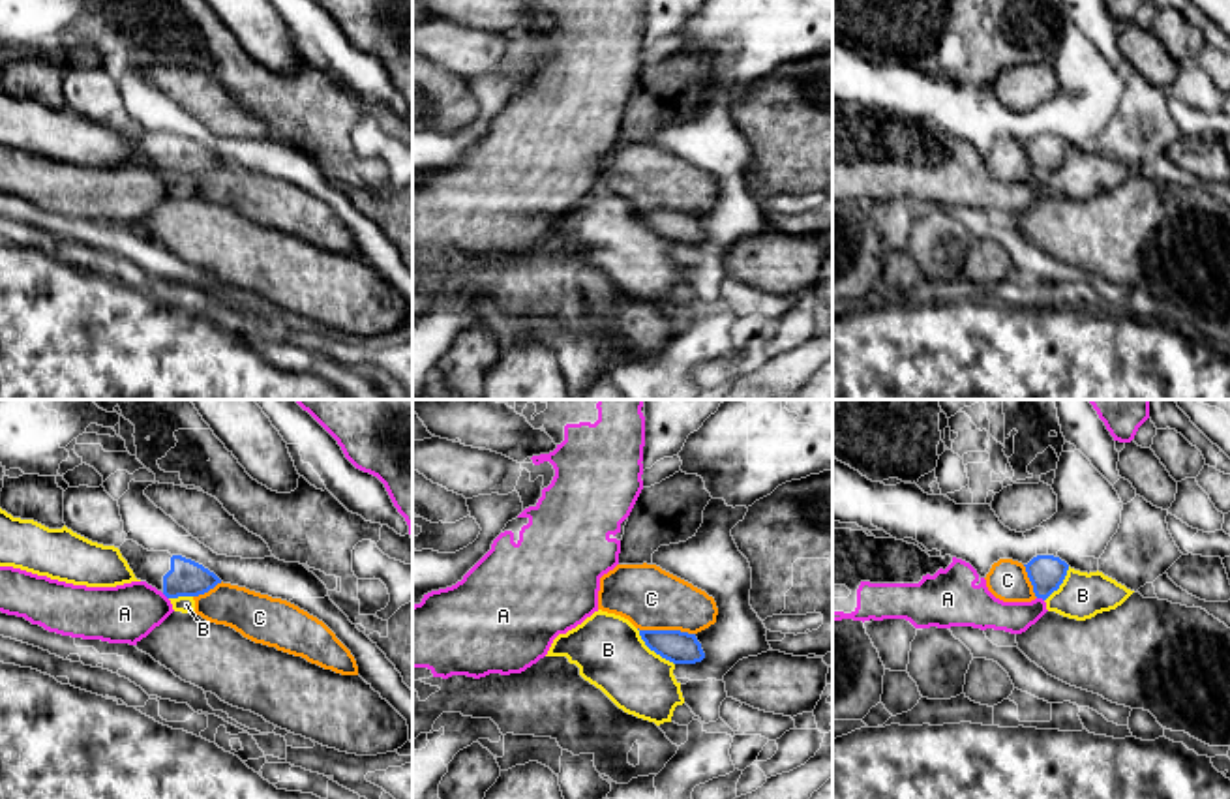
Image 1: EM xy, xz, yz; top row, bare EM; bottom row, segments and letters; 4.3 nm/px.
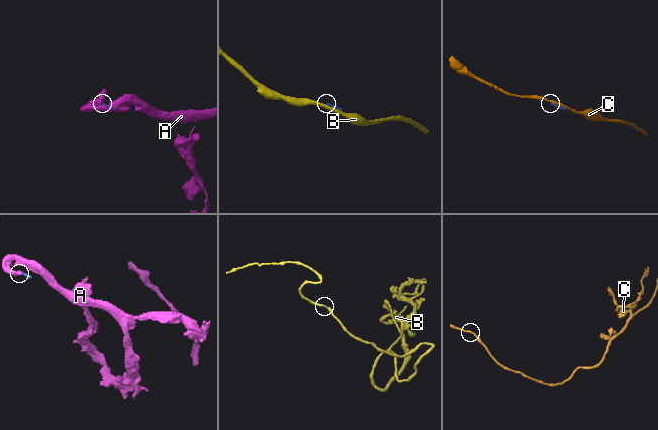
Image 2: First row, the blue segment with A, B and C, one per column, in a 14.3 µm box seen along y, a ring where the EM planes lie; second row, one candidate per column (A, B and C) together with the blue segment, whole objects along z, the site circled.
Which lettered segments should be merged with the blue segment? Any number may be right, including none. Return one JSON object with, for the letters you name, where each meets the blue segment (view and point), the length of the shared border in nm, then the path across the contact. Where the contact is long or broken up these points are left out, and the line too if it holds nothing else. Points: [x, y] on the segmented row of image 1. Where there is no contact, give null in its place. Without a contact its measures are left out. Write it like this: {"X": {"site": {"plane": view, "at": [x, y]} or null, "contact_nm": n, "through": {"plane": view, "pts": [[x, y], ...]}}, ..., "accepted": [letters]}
{"accepted": []}

